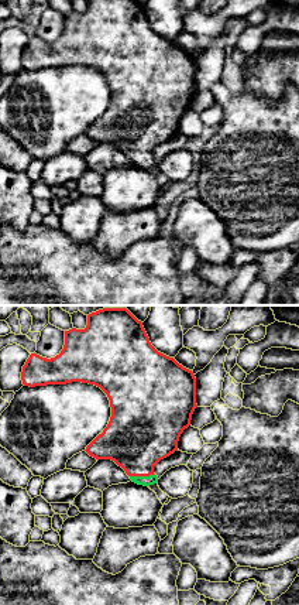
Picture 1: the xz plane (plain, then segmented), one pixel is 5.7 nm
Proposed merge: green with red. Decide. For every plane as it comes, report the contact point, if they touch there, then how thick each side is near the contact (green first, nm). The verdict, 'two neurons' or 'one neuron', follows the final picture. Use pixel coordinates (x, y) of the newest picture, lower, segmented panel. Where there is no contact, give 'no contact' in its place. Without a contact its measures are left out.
meets green at (141, 477); 60 nm thick on the green side, 380 nm on the other

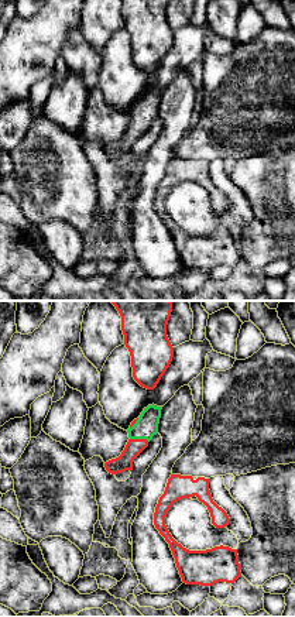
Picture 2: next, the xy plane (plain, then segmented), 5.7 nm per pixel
meets green at (140, 438); 130 nm thick on the green side, 100 nm on the other

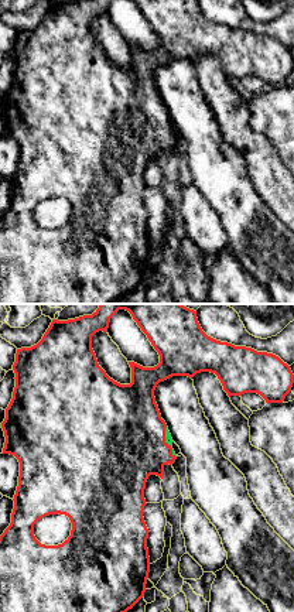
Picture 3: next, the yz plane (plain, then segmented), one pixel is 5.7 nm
meets green at (166, 441); 50 nm thick on the green side, 500 nm on the other

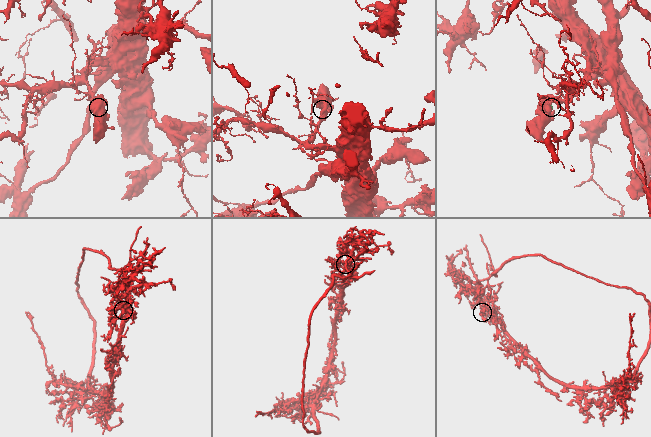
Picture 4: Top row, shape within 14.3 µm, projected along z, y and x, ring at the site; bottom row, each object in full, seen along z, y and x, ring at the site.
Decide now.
one neuron

